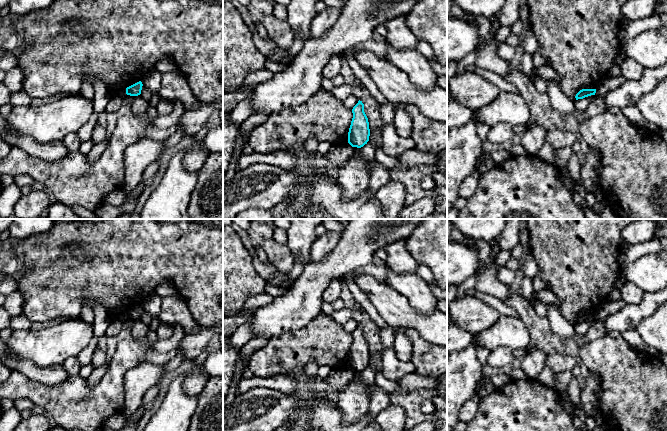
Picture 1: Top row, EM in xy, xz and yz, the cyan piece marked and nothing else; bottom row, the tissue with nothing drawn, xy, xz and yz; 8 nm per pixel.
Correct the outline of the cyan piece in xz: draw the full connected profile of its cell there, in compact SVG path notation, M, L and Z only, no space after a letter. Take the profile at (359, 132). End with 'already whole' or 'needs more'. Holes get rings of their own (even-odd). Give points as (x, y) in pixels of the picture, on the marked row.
M362 101L352 109L353 118L348 132L348 143L352 147L361 148L369 141L370 129L368 118L364 112Z | already whole

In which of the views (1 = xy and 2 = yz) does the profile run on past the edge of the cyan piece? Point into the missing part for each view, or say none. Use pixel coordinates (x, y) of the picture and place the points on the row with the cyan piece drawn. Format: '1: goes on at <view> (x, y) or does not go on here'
1: does not go on here
2: does not go on here

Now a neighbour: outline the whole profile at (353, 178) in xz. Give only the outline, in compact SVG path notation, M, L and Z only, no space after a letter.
M352 147L351 159L337 169L336 181L342 189L344 199L356 198L367 191L370 177L368 163L361 156L360 148Z

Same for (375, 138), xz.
M370 131L369 141L374 144L375 149L380 149L383 147L382 136L374 131Z

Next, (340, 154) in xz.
M348 142L332 145L330 151L325 156L338 169L351 159L351 150L352 146Z

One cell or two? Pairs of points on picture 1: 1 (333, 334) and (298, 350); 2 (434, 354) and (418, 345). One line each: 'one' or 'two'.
1: one
2: one

